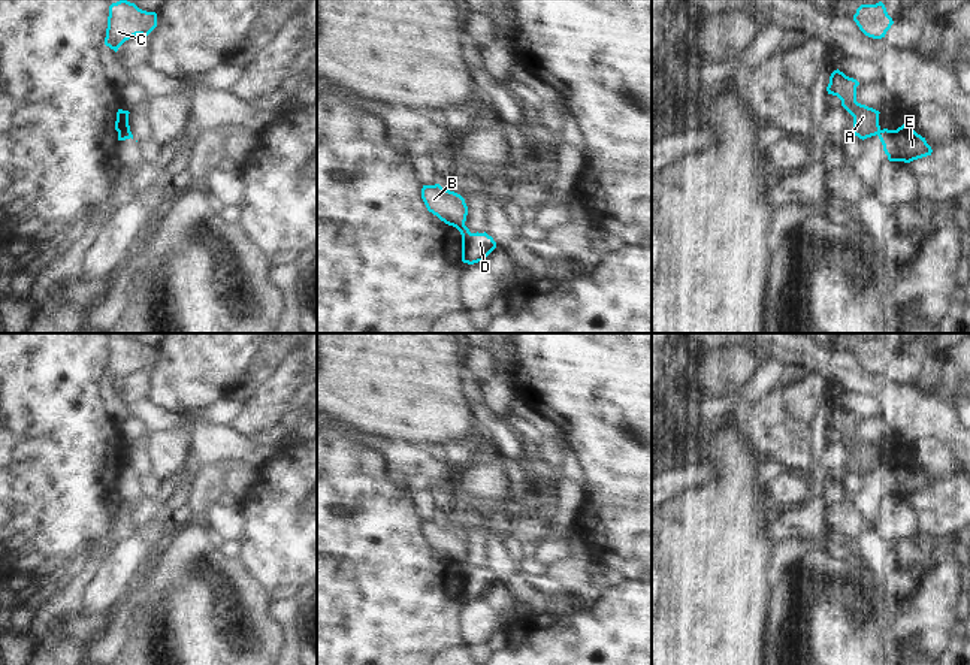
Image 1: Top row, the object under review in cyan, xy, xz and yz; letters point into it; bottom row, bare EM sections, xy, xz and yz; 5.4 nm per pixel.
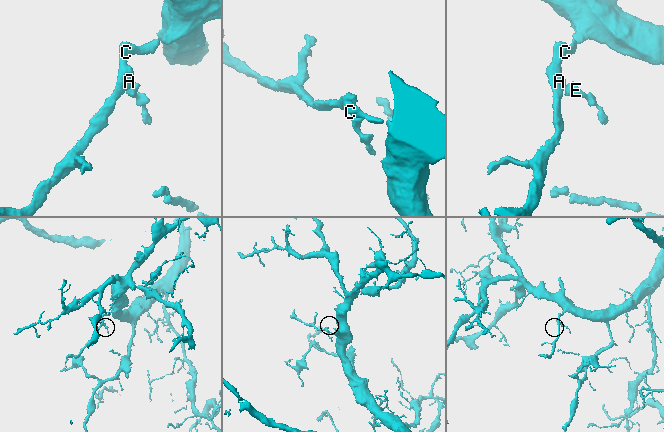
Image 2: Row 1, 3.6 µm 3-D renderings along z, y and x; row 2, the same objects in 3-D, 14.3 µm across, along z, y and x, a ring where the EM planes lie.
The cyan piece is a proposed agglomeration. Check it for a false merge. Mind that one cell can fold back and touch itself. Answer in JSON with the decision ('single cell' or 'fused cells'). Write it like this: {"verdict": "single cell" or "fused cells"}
{"verdict": "fused cells"}

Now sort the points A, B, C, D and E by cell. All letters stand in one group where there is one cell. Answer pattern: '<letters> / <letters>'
A B C / D E

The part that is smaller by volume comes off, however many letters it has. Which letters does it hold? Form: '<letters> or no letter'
D, E

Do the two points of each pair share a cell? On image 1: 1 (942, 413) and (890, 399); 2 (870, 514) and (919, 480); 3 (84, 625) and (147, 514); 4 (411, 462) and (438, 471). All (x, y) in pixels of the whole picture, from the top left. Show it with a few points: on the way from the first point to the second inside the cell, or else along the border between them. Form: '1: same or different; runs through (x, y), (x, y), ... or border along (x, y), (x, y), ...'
1: same; runs through (928, 413), (912, 413), (903, 405)
2: same; runs through (872, 499), (891, 480), (904, 480)
3: different; border along (81, 610), (66, 629), (62, 641)
4: same; runs through (417, 468), (420, 471), (432, 471)

